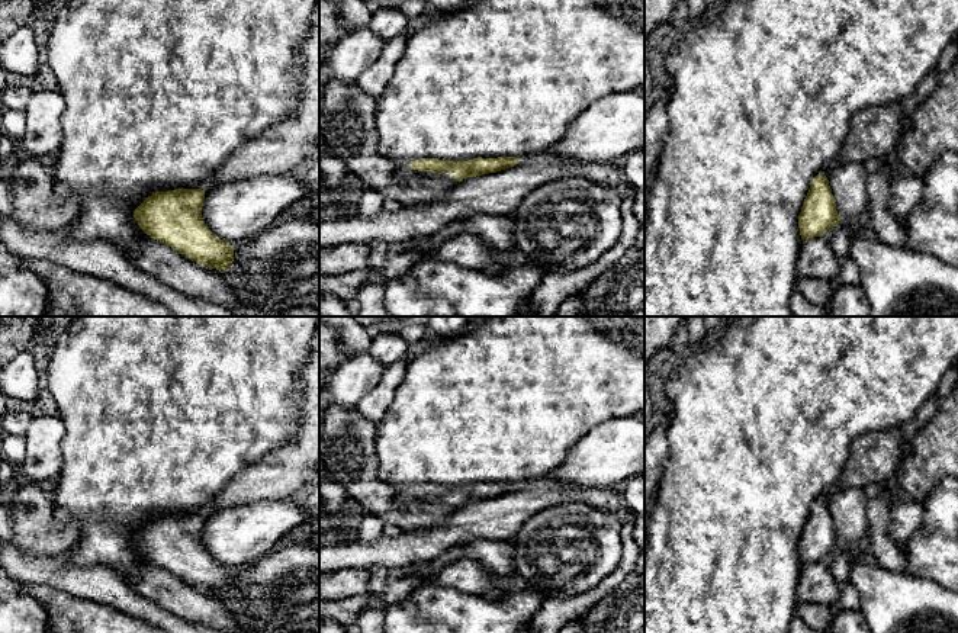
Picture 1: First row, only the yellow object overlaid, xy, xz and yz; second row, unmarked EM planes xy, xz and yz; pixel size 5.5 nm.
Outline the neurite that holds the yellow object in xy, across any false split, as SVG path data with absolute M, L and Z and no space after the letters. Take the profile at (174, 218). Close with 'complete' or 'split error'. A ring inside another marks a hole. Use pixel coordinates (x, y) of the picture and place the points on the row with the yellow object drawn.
M205 190L155 192L135 209L134 218L151 238L186 258L225 271L234 261L234 245L218 238L202 218Z; complete

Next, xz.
M478 157L467 161L443 161L438 158L424 158L411 161L409 164L402 164L395 174L395 180L401 183L419 176L438 176L457 183L469 177L496 173L514 167L520 161L521 160L515 157Z; split error

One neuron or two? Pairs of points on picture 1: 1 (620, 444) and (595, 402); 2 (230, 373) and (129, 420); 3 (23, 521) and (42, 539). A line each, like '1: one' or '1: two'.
1: two
2: one
3: one

